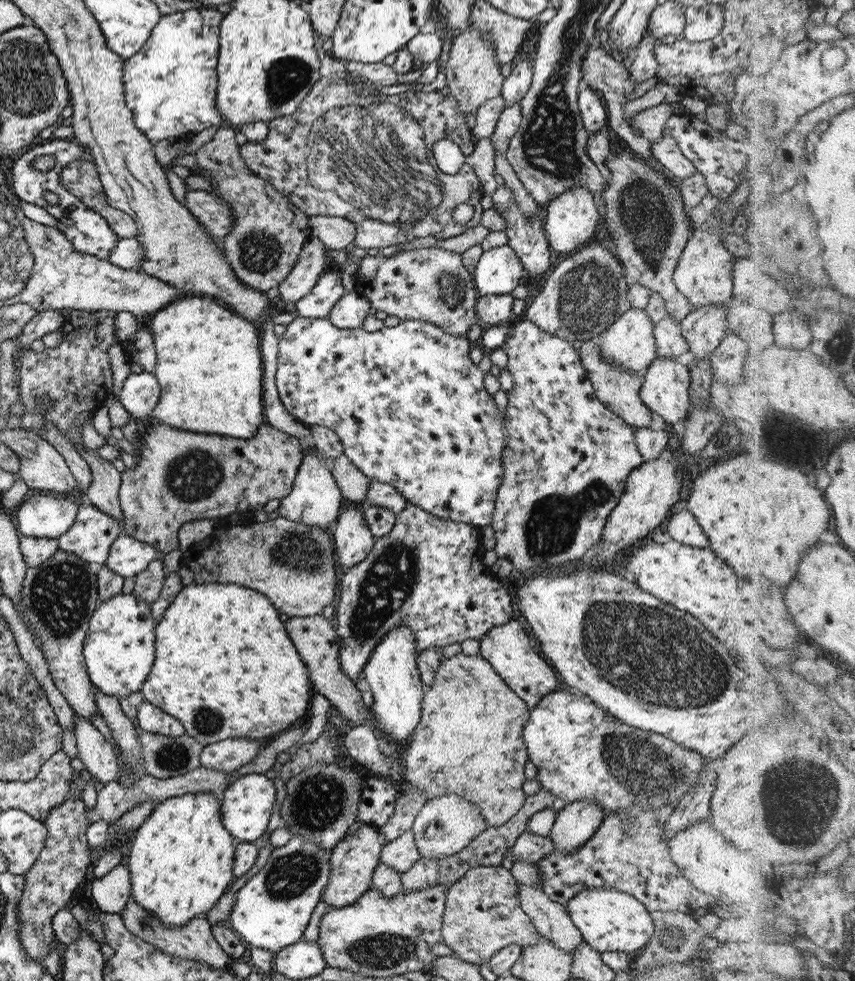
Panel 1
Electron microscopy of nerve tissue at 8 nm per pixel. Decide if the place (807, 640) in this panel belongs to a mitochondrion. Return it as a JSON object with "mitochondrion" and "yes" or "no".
{"mitochondrion":"no"}

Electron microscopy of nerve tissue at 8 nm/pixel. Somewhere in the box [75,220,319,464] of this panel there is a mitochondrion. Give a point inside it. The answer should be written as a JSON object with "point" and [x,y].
{"point":[260,250]}

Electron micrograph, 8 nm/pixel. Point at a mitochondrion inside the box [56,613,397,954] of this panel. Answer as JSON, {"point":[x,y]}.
{"point":[316,803]}

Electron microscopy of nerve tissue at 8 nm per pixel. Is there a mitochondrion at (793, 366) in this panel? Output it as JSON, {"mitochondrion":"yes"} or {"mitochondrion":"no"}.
{"mitochondrion":"no"}

